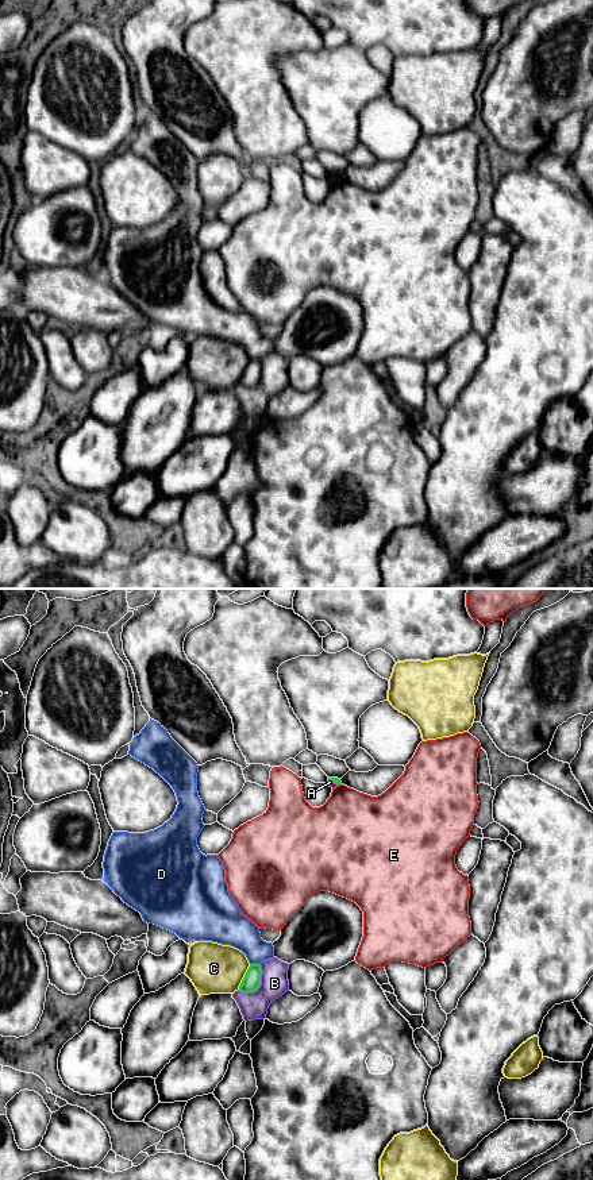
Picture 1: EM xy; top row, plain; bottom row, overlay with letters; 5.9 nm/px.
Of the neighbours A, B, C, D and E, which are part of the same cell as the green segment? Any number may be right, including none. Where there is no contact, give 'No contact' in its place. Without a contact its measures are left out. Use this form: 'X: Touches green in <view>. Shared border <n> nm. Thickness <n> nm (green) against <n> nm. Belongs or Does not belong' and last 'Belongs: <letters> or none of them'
A: Touches green in xy. Shared border 80 nm. Thickness 40 nm (green) against 40 nm. Does not belong
B: Touches green in xy. Shared border 200 nm. Thickness 110 nm (green) against 170 nm. Does not belong
C: Touches green in xy. Shared border 170 nm. Thickness 110 nm (green) against 300 nm. Does not belong
D: Touches green in xy. Shared border 60 nm. Thickness 110 nm (green) against 200 nm. Does not belong
E: Touches green in xy. Shared border 30 nm. Thickness 40 nm (green) against 400 nm. Does not belong
Belongs: none of them

